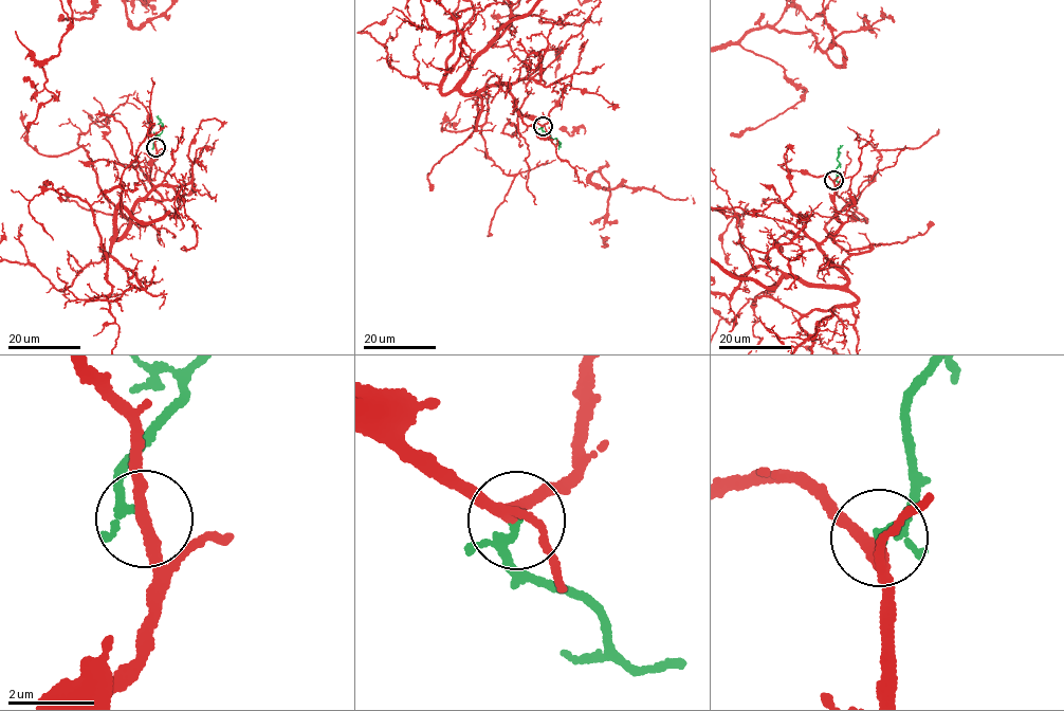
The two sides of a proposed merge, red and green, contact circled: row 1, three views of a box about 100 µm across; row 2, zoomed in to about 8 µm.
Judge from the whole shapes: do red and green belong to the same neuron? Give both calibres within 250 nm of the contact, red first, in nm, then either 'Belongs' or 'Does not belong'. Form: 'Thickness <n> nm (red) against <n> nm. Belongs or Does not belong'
Thickness 280 nm (red) against 150 nm. Belongs

